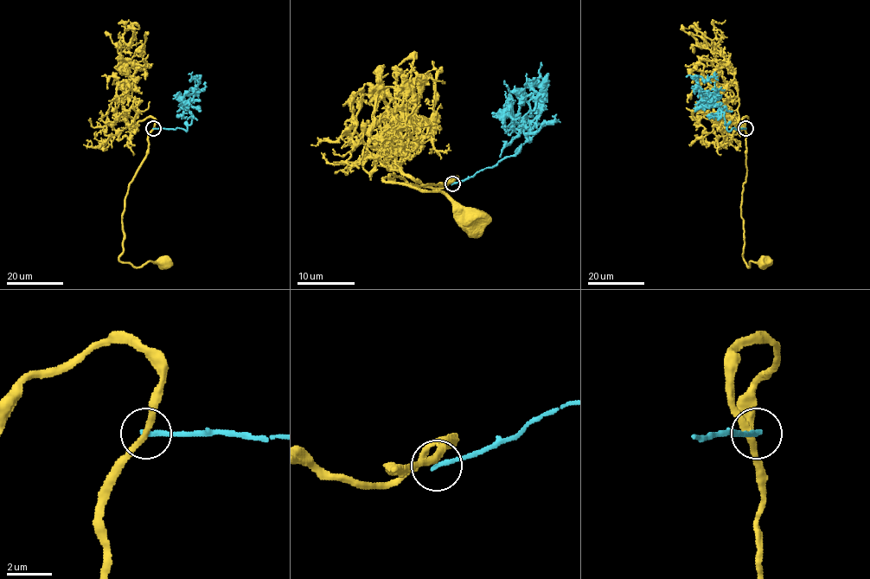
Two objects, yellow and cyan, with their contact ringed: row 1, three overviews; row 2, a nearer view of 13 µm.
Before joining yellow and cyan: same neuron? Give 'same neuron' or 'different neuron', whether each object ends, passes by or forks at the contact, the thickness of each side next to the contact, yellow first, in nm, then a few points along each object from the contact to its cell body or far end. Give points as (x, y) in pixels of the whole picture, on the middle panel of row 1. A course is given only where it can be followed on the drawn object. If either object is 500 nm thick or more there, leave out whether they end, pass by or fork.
different neuron | yellow passes by | cyan ends | 280/240 nm | yellow via (453, 183), (414, 185), (391, 174), (393, 181), (382, 179), (447, 194), (468, 207), (473, 217) | cyan via (453, 183), (514, 157), (529, 142), (519, 105), (540, 83), (544, 101), (531, 122)

